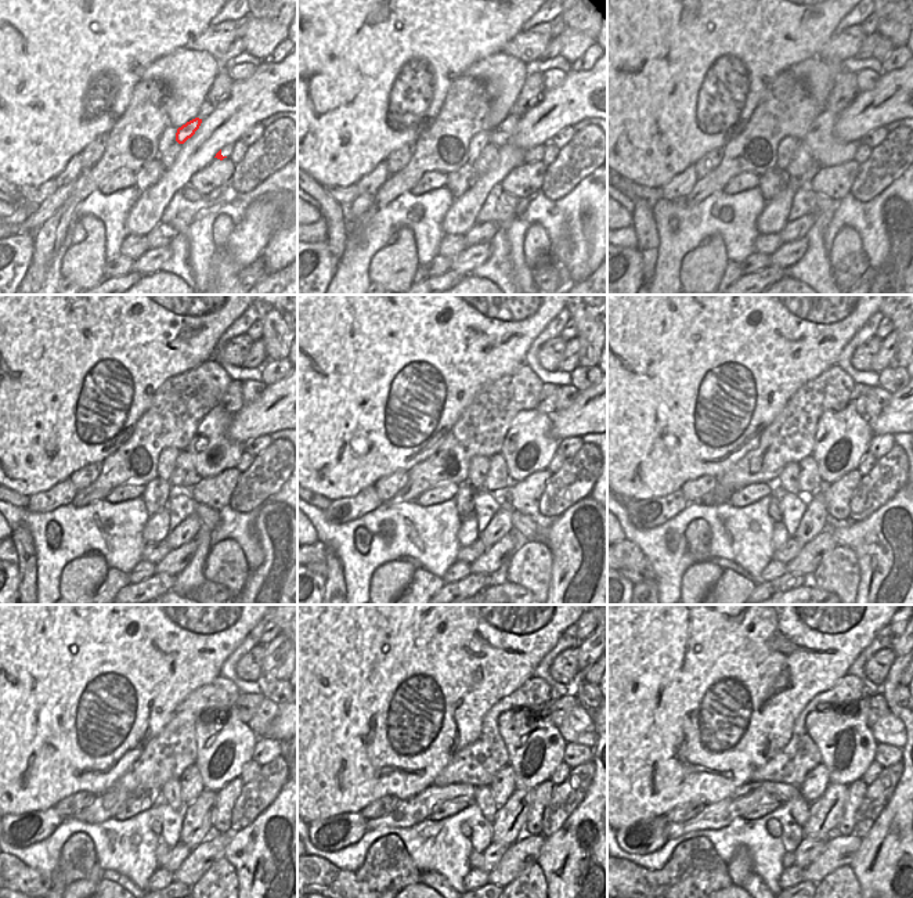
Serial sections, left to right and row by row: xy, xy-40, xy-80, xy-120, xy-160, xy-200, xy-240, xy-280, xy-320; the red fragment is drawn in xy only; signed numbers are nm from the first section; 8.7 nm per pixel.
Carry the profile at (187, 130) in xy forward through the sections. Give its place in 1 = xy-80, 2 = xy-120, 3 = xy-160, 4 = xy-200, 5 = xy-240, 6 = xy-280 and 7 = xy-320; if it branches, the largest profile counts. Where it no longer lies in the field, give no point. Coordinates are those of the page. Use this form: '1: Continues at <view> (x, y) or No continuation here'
1: Continues at xy-80 (826, 150)
2: Continues at xy-120 (210, 446)
3: Continues at xy-160 (529, 442)
4: Continues at xy-200 (843, 437)
5: Continues at xy-240 (224, 745)
6: Continues at xy-280 (536, 746)
7: Continues at xy-320 (845, 742)

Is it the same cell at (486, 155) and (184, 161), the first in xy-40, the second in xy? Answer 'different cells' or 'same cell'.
different cells

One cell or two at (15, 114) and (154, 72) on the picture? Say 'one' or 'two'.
two

